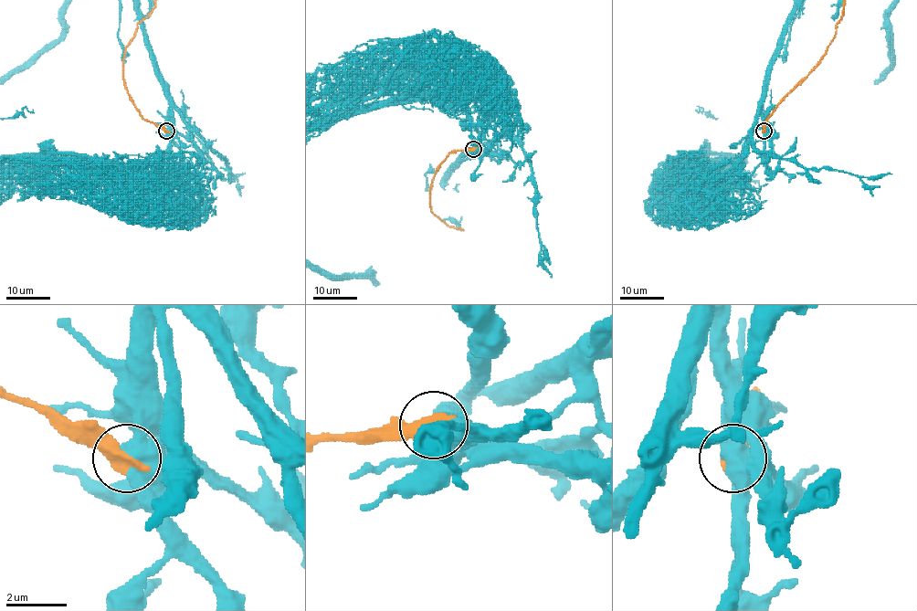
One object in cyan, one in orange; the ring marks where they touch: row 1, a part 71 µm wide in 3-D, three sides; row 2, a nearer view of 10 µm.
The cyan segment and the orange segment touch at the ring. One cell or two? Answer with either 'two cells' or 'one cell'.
two cells

